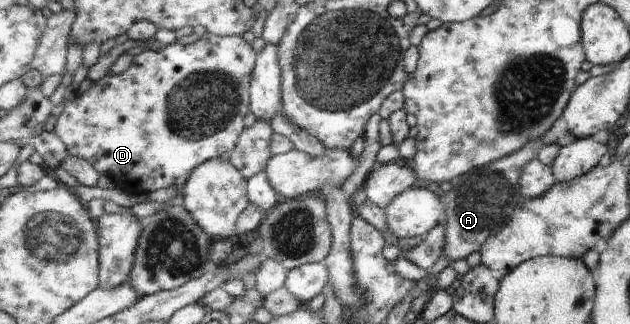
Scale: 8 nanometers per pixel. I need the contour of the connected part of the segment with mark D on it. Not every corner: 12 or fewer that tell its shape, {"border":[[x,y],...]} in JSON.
{"border":[[143,50],[53,131],[129,194],[233,151],[258,55]]}

